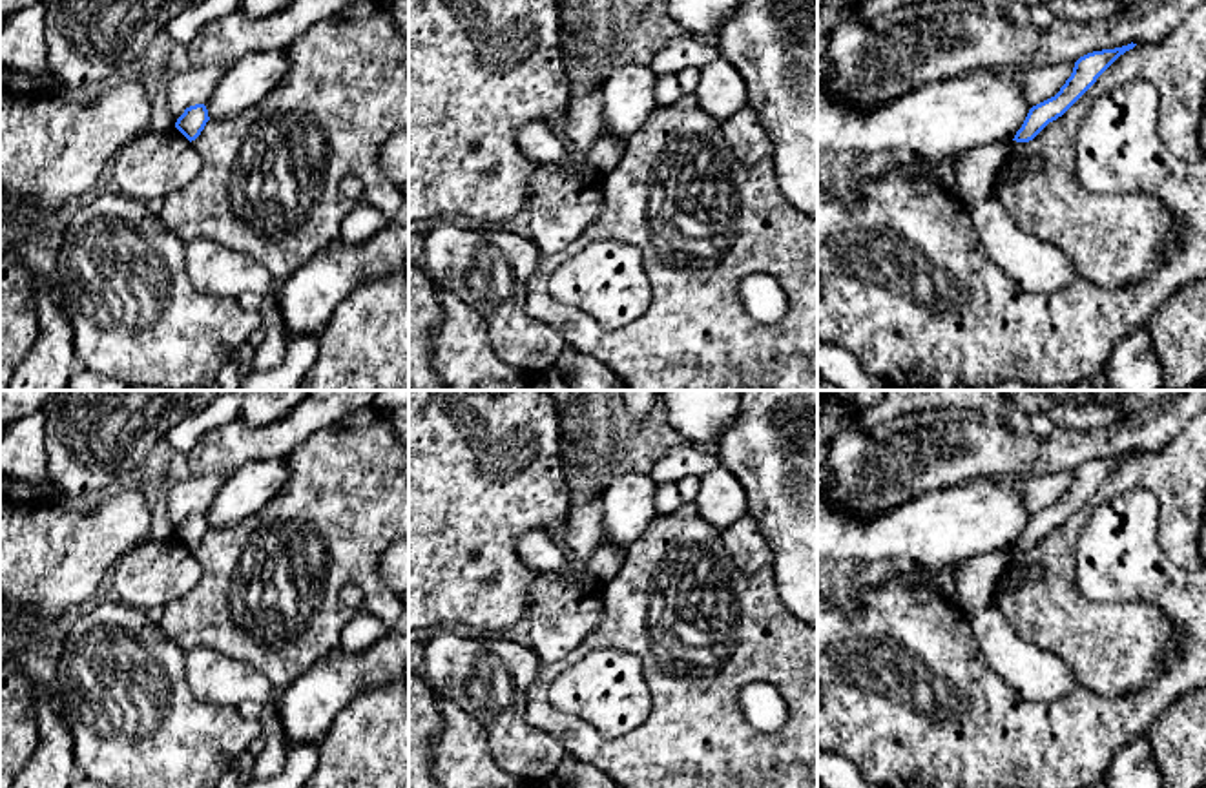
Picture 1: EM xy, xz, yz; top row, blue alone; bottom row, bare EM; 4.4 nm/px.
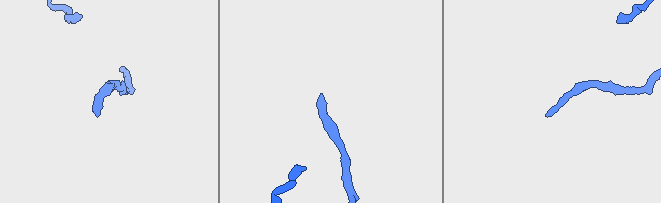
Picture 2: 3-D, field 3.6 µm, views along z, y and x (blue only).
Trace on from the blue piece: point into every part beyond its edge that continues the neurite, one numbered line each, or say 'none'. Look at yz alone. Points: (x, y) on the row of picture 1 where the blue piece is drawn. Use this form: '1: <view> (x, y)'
none

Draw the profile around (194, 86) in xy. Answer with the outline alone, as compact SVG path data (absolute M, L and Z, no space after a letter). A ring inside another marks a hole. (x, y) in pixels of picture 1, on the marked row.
M192 66L190 69L175 75L168 82L168 106L170 115L177 119L186 108L195 104L206 104L217 86L226 75L230 66Z

